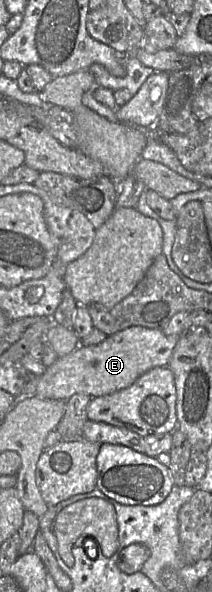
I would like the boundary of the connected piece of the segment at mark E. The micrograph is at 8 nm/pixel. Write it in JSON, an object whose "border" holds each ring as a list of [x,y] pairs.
{"border":[[[132,326],[107,336],[98,345],[79,345],[72,353],[57,357],[44,374],[26,379],[23,397],[67,401],[75,394],[92,398],[112,394],[130,387],[149,370],[168,366],[178,340],[177,336],[165,335],[162,329]]]}

